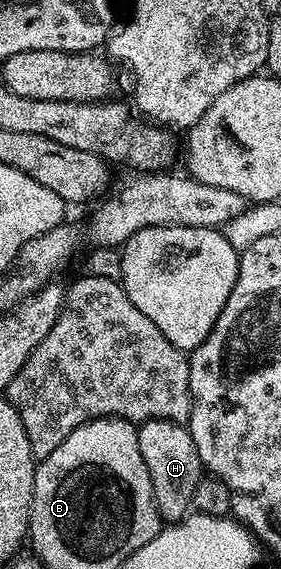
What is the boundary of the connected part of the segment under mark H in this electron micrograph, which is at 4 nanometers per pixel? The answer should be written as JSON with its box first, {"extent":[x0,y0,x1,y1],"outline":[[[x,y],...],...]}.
{"extent":[137,420,204,522],"outline":[[[143,420],[137,429],[140,454],[152,478],[159,516],[166,522],[185,520],[192,508],[192,494],[196,494],[196,486],[204,475],[200,454],[196,454],[196,442],[192,442],[189,427],[171,420]]]}

